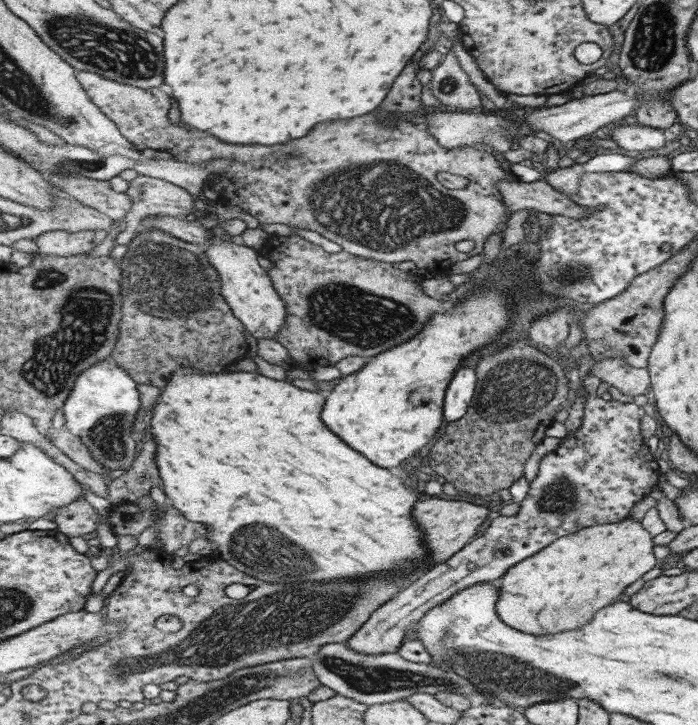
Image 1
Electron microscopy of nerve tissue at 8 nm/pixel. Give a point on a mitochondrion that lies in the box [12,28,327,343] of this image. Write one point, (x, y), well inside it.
(165, 281)

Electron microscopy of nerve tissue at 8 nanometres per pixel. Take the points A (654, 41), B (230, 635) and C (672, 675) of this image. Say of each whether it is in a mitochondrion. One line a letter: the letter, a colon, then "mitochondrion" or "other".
A: mitochondrion
B: mitochondrion
C: mitochondrion

